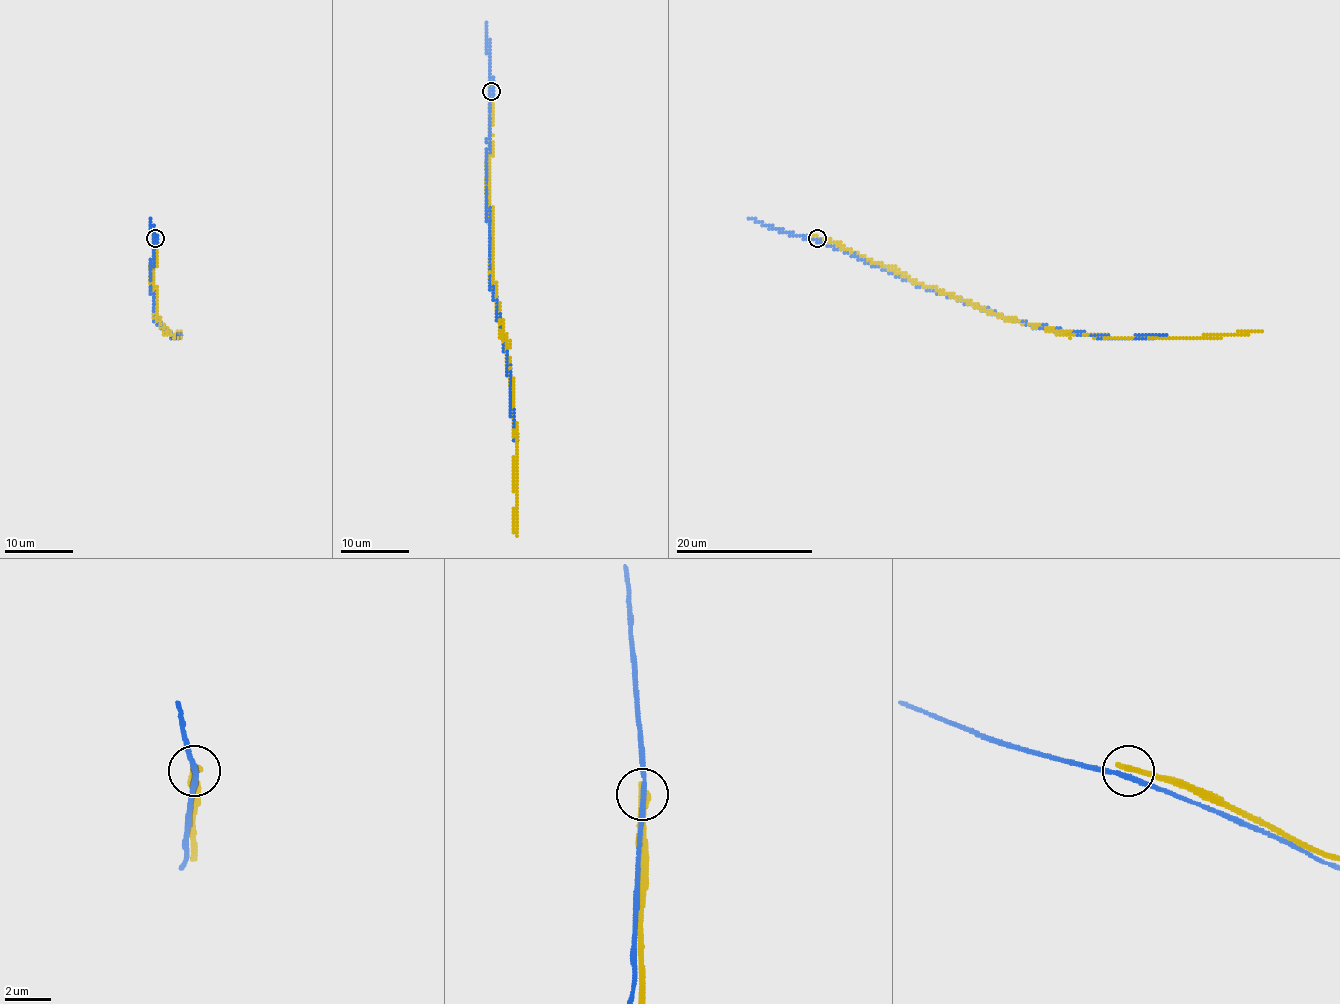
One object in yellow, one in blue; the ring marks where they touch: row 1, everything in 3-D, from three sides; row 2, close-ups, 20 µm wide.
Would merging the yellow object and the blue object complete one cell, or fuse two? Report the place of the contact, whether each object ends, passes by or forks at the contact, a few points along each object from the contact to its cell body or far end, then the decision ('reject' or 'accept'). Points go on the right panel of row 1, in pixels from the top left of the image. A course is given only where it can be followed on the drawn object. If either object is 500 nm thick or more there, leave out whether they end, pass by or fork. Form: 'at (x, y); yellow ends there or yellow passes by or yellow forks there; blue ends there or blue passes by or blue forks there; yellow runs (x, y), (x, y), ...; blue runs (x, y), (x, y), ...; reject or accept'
at (817, 238); yellow ends there; blue passes by; yellow runs (817, 238), (894, 267), (920, 284), (1045, 329), (1114, 339), (1199, 339), (1261, 332); blue runs (817, 240), (917, 284), (1009, 318), (1093, 335), (1167, 335); reject

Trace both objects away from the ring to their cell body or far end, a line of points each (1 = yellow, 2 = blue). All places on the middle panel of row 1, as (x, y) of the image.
1: (490, 91), (489, 194), (492, 273), (512, 388), (516, 535)
2: (490, 91), (485, 191), (490, 234), (490, 283), (509, 367), (509, 400), (516, 441)

